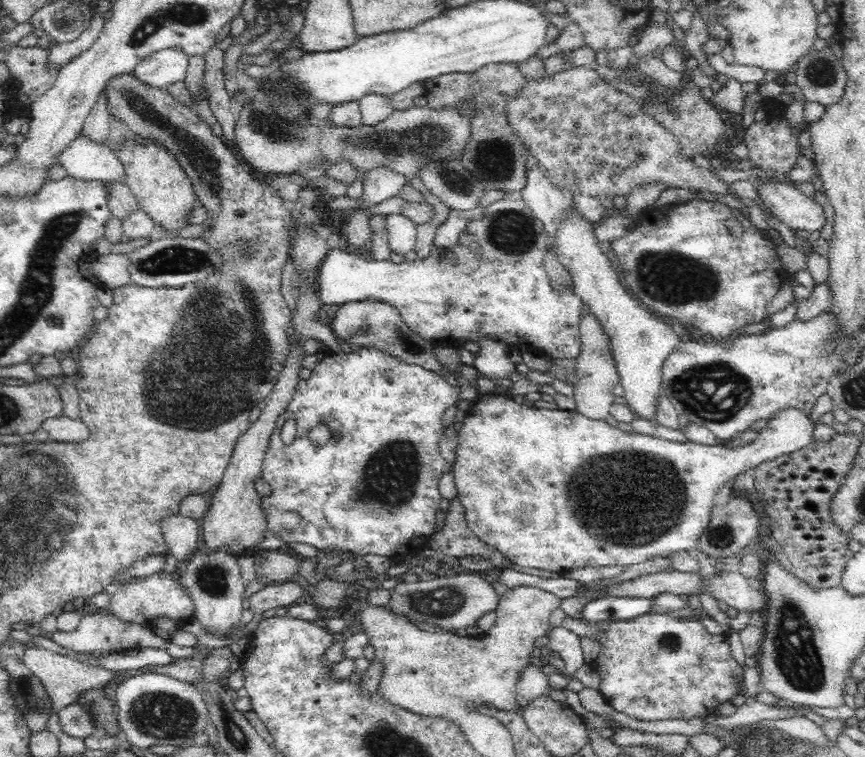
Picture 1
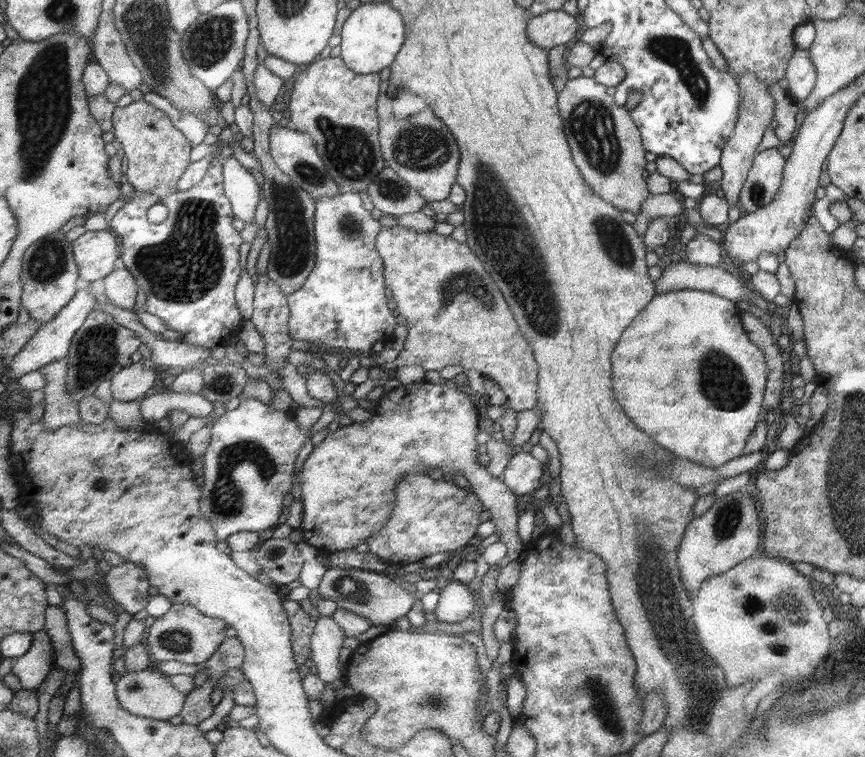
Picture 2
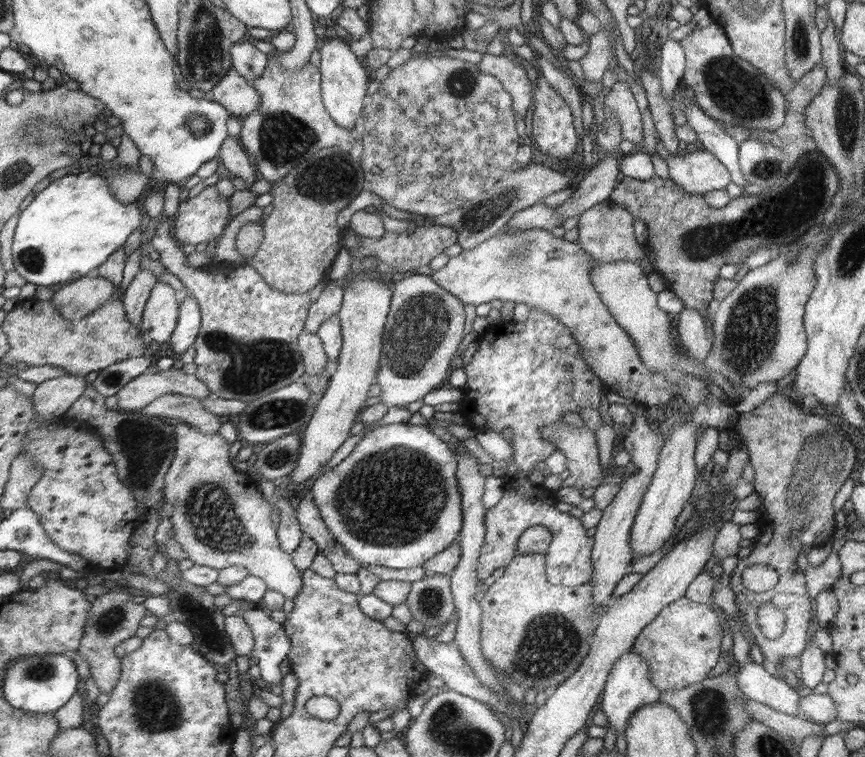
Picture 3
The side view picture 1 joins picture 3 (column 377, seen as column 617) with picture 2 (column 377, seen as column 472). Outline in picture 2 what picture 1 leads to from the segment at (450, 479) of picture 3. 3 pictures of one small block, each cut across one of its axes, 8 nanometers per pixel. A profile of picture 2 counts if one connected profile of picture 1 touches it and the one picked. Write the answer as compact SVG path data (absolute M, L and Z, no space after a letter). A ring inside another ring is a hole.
M419 381L407 385L400 385L379 398L380 403L372 410L372 418L362 422L343 422L342 426L328 434L314 451L308 456L304 467L299 474L302 486L303 521L301 532L303 540L315 548L324 548L330 552L355 550L364 544L371 535L382 530L391 519L392 511L396 506L396 485L402 477L410 473L428 474L433 468L438 468L445 477L460 472L476 493L484 508L488 508L492 521L500 535L500 541L508 548L508 553L502 560L502 566L511 562L520 563L526 556L526 545L517 531L517 520L521 515L518 511L516 494L508 489L502 478L494 478L488 474L487 466L478 464L478 410L472 404L470 396L452 388L444 388L440 384Z

